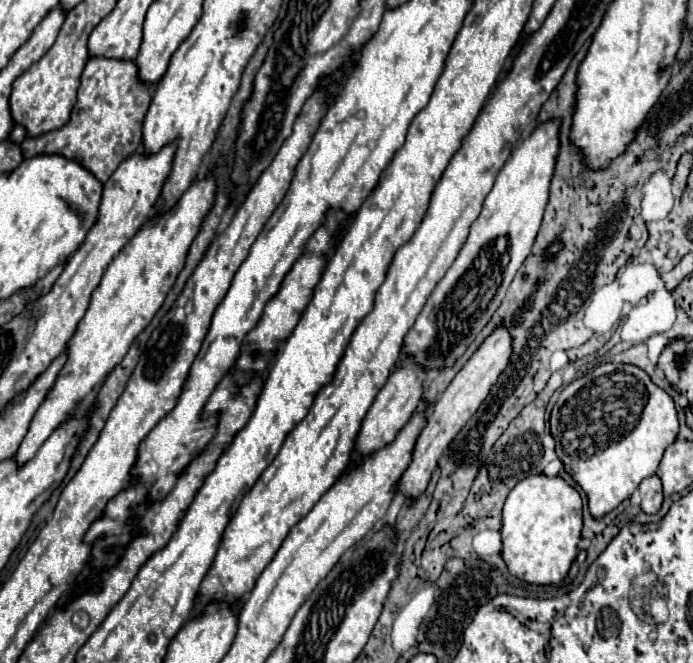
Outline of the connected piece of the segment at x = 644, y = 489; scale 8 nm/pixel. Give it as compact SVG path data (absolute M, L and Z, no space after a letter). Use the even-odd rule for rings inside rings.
M649 476L639 484L639 494L641 494L641 510L645 514L655 514L661 508L663 502L663 490L661 490L661 480L659 476Z

